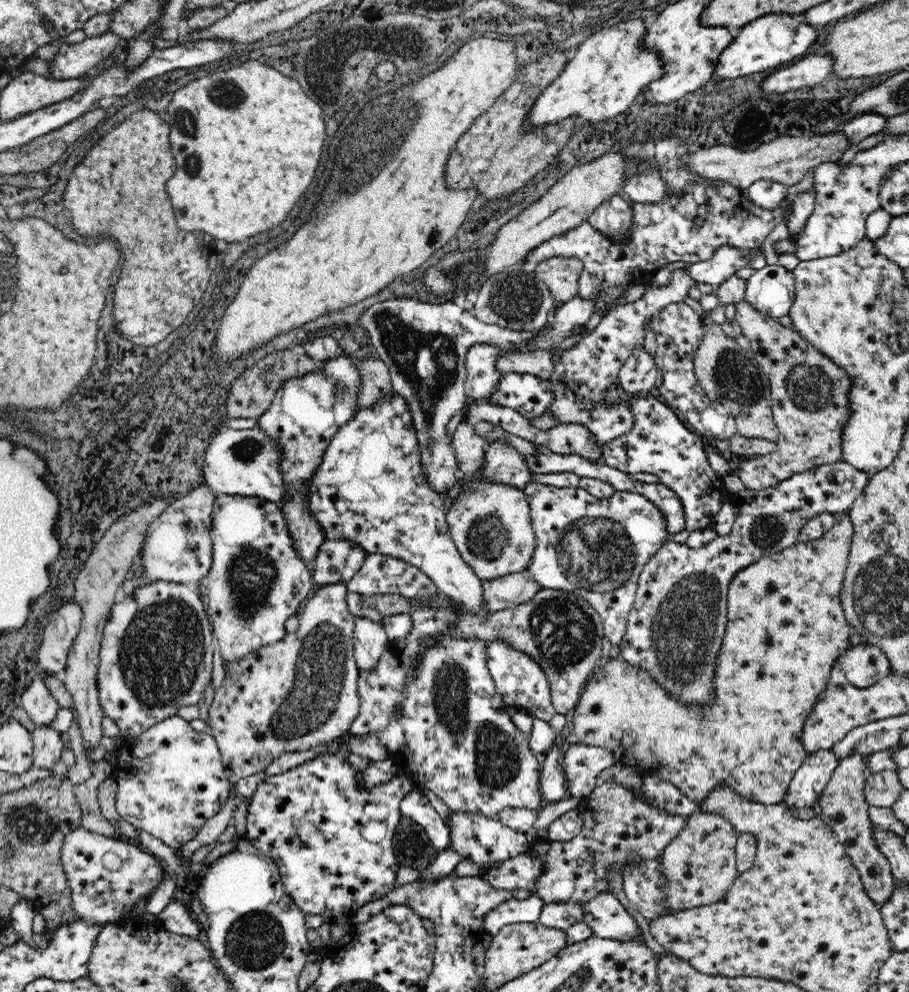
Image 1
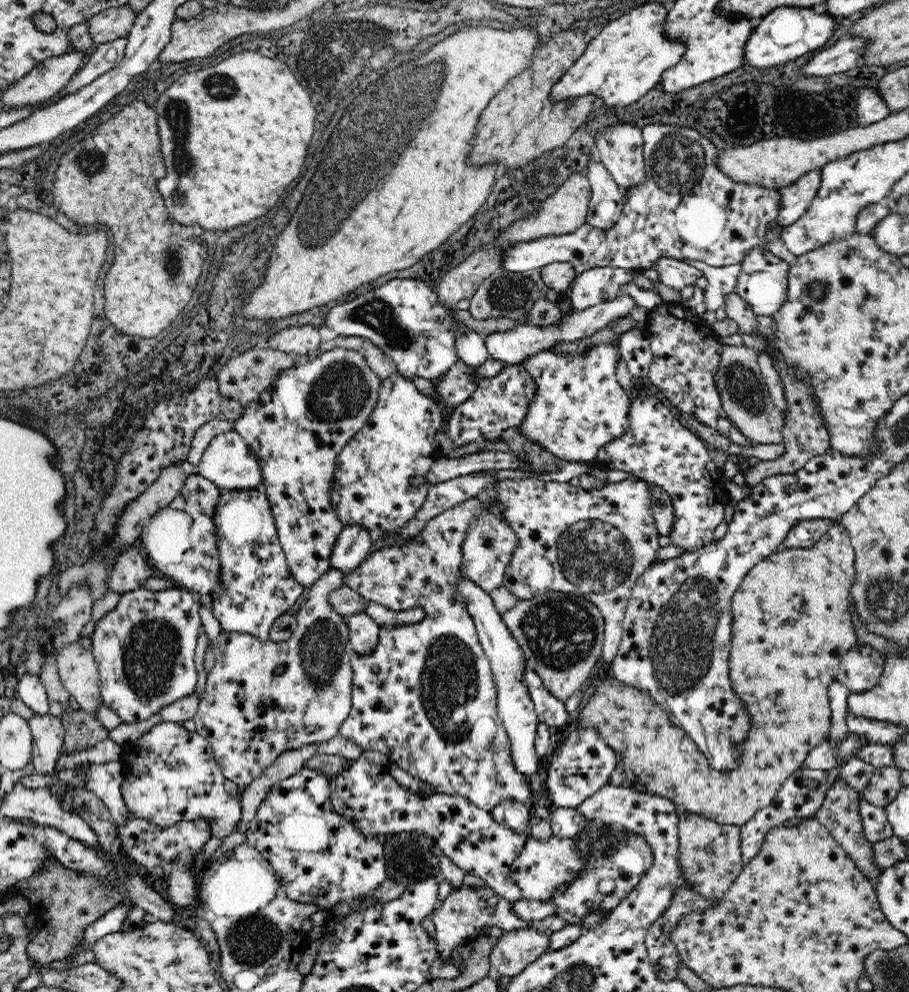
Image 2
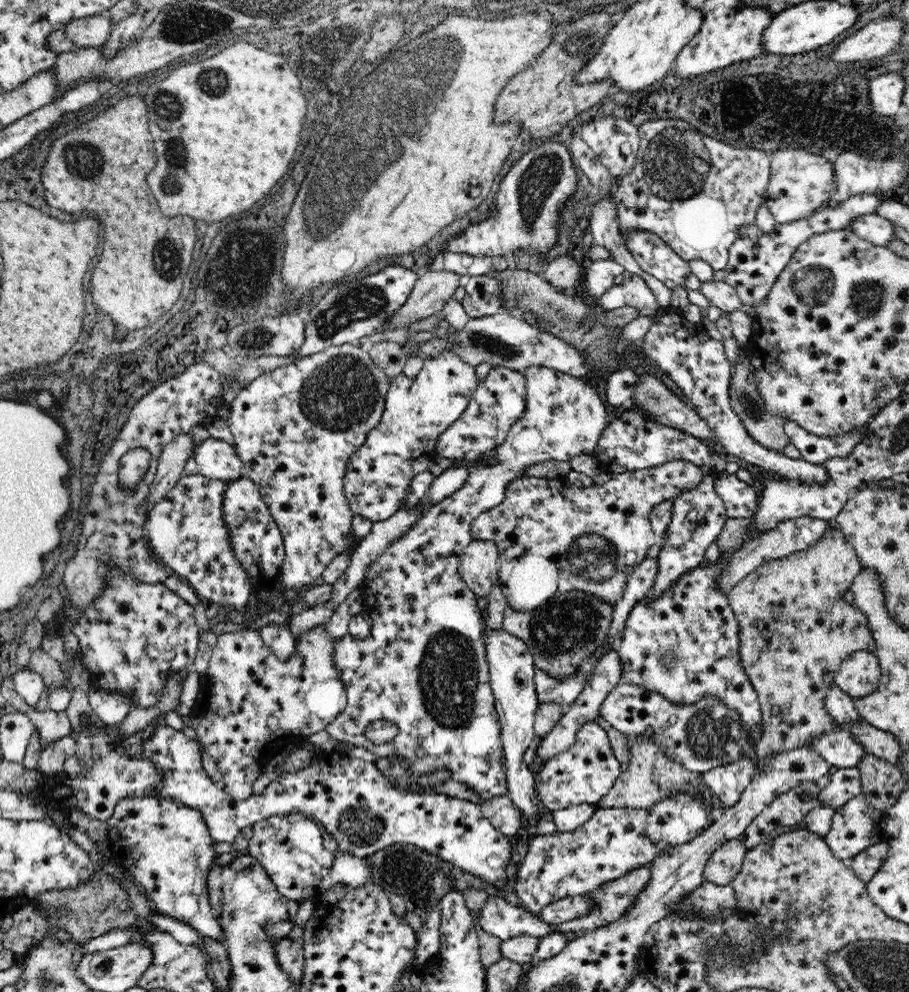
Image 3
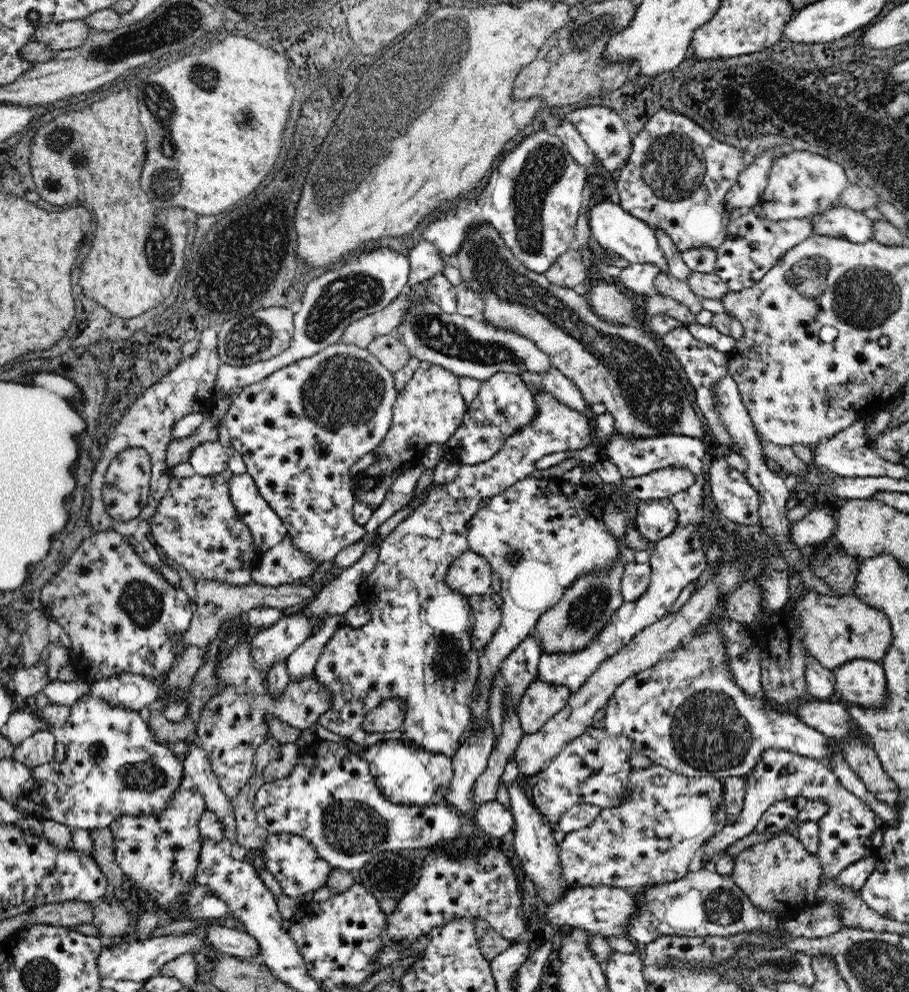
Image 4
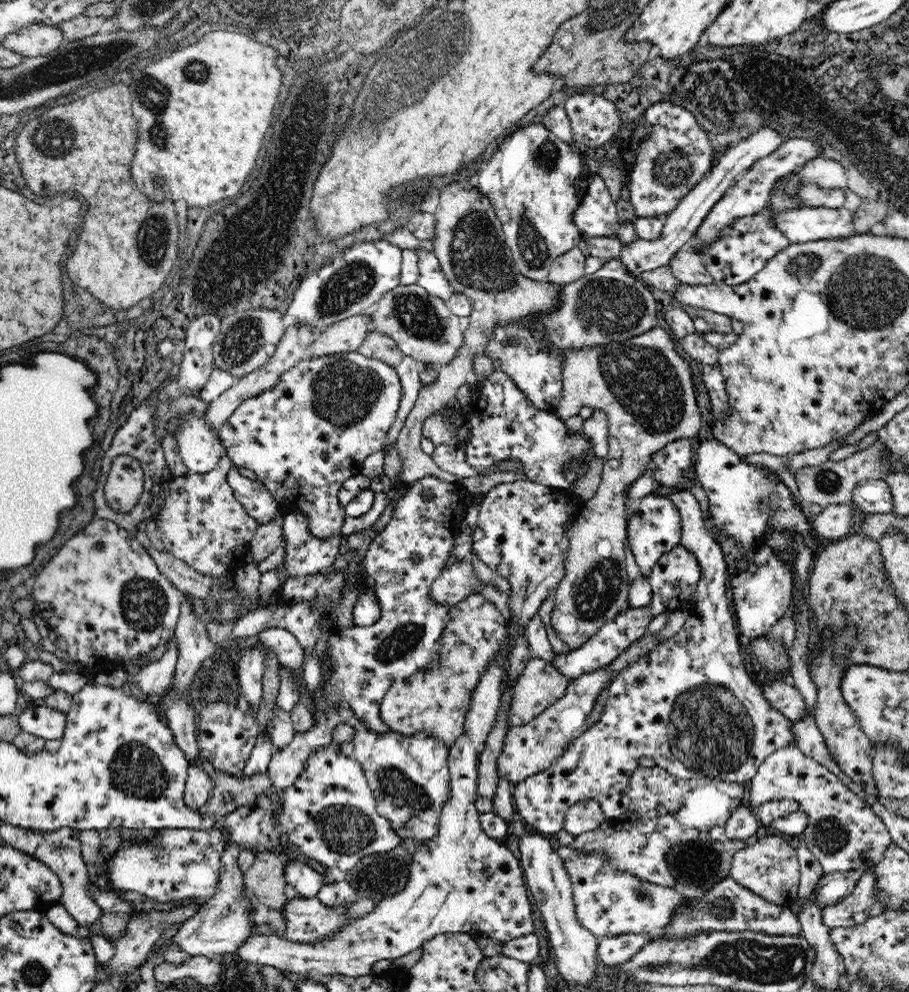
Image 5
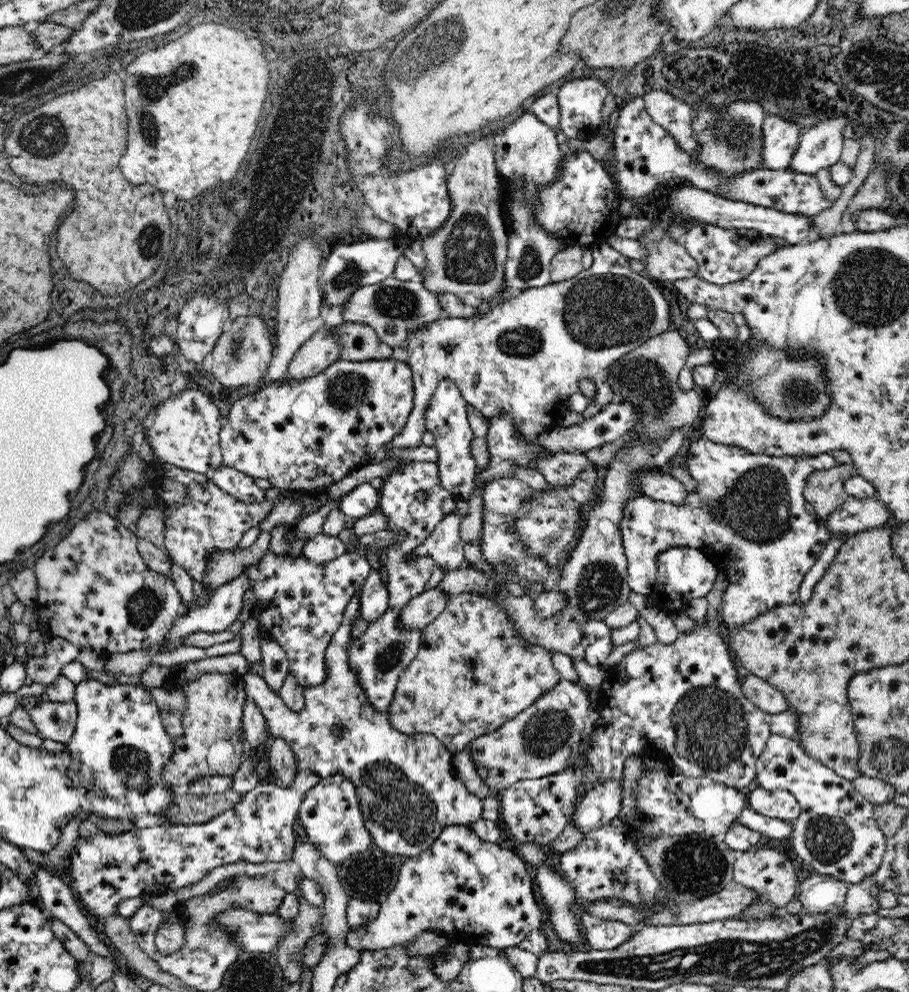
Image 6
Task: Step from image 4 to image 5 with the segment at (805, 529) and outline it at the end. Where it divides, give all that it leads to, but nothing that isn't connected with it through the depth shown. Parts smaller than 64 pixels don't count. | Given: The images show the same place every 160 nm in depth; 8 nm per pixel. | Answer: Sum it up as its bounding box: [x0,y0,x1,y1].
[810,504,854,541]

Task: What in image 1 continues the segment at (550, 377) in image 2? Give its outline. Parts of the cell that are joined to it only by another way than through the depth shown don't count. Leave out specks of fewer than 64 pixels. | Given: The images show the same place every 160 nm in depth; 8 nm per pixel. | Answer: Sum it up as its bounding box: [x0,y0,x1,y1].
[549,267,697,445]

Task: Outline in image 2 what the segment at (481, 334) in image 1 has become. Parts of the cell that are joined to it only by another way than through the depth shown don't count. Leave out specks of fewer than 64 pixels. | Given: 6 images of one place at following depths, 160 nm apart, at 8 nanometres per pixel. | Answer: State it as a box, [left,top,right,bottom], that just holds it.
[326,278,636,384]

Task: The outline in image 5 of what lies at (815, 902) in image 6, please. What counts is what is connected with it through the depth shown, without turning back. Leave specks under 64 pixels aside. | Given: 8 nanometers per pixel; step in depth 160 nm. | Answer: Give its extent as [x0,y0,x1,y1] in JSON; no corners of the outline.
[813,871,866,909]

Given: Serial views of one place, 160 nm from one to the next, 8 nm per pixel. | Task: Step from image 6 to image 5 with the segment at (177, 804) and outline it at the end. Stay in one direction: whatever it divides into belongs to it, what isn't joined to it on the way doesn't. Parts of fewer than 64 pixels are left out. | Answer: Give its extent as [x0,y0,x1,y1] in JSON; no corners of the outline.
[196,761,273,819]

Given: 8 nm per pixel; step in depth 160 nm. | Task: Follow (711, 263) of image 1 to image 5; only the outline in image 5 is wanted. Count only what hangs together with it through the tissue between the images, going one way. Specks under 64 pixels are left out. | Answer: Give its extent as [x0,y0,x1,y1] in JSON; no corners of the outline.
[573,174,640,247]

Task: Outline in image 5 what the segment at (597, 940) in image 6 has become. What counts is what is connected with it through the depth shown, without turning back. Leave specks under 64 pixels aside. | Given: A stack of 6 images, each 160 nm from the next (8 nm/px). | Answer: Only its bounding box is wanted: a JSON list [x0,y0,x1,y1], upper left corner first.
[597,934,648,970]

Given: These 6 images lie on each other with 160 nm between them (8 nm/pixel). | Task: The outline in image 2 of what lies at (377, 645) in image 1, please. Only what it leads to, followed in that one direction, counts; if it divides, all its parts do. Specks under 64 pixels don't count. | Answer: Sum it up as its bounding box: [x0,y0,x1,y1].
[345,612,379,654]

